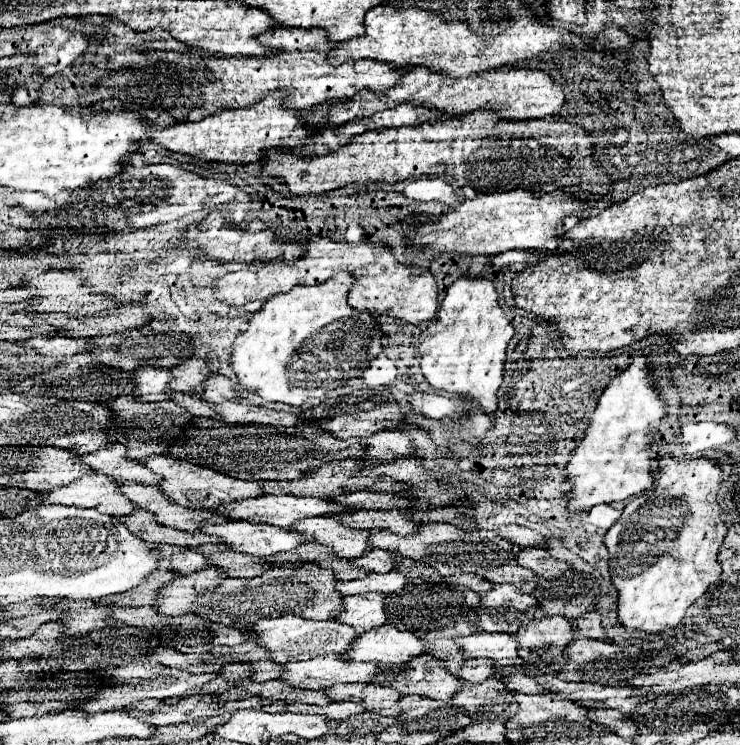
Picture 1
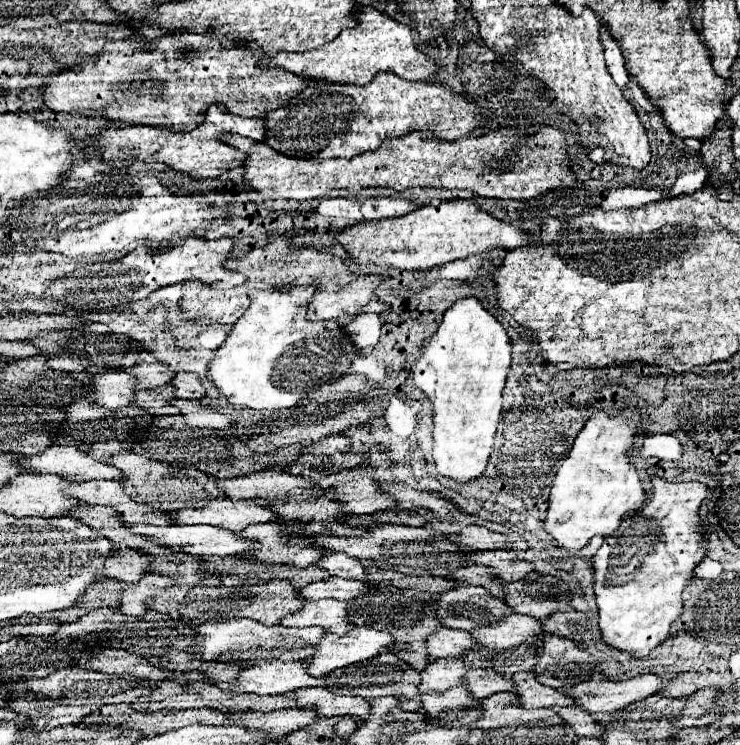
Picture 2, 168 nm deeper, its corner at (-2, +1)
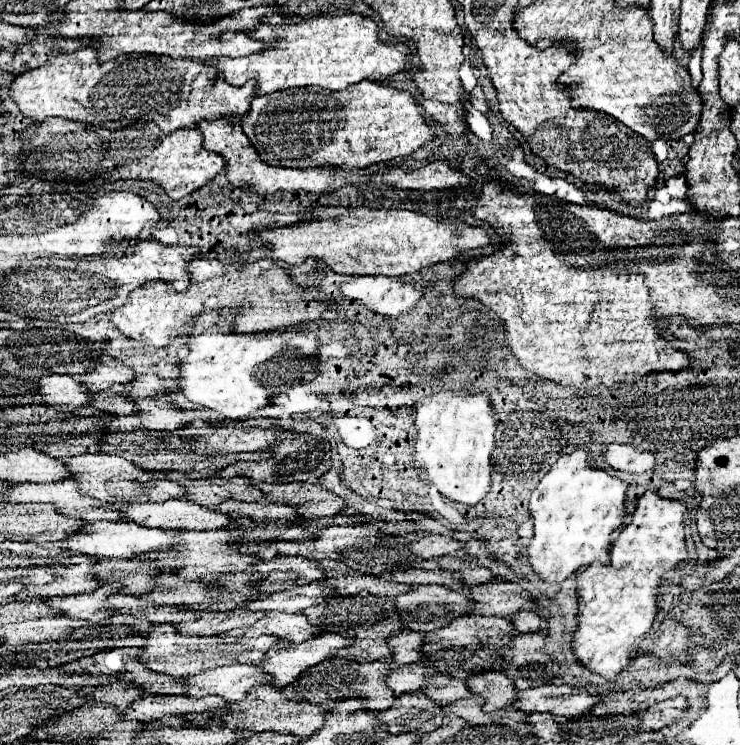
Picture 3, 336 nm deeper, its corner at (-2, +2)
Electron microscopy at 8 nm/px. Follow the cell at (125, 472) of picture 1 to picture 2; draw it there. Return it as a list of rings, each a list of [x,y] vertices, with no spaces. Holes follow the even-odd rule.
[[[49,447],[47,451],[23,461],[29,473],[57,473],[71,481],[121,479],[123,473],[107,463],[95,461],[77,447]]]

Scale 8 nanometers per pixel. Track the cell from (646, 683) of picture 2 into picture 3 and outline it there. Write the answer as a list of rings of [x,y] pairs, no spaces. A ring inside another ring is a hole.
[[[545,684],[529,690],[519,690],[515,694],[513,708],[525,714],[547,712],[547,714],[559,714],[559,716],[571,718],[571,716],[589,712],[589,708],[597,702],[599,698],[591,696],[585,688],[567,686],[567,684],[561,684],[561,686]]]

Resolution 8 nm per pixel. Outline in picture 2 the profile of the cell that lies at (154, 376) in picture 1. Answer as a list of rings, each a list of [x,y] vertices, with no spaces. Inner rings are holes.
[[[125,369],[97,375],[93,401],[109,409],[119,409],[119,407],[131,405],[137,391],[135,387],[137,387],[137,377],[127,373]]]

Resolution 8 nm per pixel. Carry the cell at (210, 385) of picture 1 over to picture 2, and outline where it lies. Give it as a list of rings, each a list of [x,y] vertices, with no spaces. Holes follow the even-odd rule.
[[[177,373],[173,385],[175,397],[179,399],[203,399],[207,395],[207,389],[203,387],[203,381],[197,377],[197,373]]]

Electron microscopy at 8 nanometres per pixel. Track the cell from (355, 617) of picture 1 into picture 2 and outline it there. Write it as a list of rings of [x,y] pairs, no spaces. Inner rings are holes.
[[[321,599],[321,601],[311,601],[309,605],[305,605],[305,609],[301,609],[301,613],[281,619],[281,625],[287,625],[287,627],[321,625],[321,627],[329,629],[331,633],[345,635],[355,627],[349,621],[349,613],[351,613],[351,609],[345,601]]]

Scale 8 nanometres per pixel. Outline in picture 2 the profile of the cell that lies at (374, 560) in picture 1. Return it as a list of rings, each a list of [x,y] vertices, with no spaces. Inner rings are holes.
[[[331,553],[331,555],[323,557],[317,565],[327,569],[329,575],[341,577],[341,579],[365,579],[365,575],[367,575],[363,561],[355,559],[355,557],[347,557],[345,553]]]

